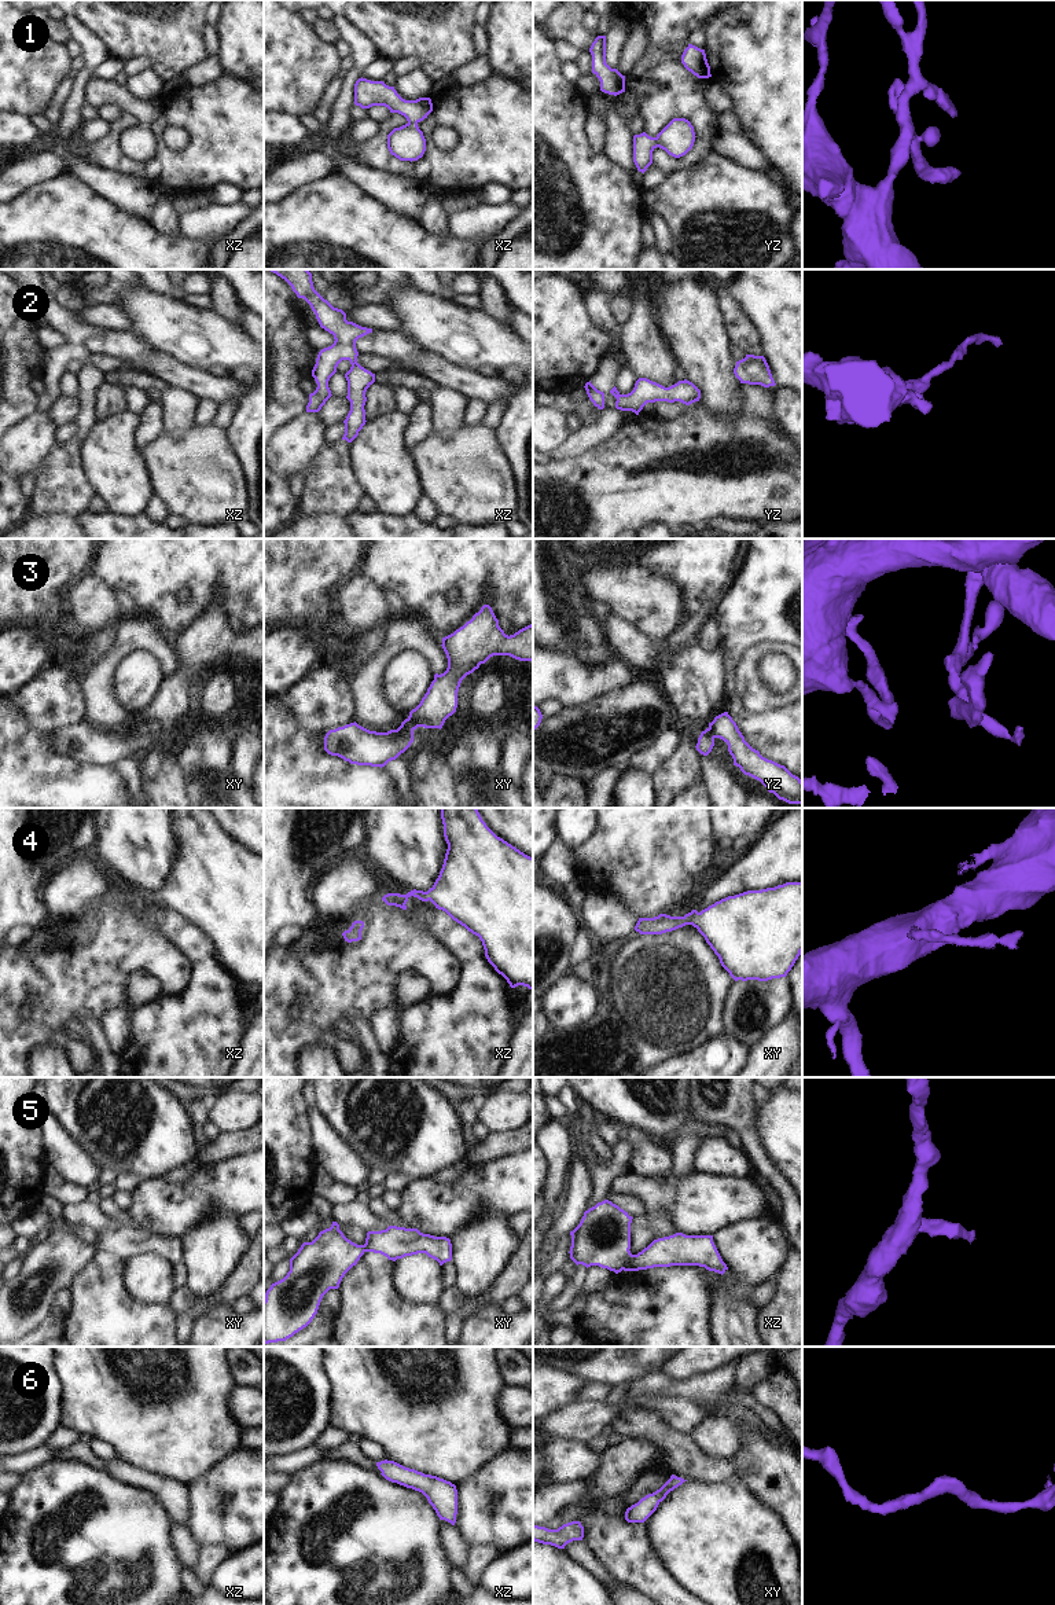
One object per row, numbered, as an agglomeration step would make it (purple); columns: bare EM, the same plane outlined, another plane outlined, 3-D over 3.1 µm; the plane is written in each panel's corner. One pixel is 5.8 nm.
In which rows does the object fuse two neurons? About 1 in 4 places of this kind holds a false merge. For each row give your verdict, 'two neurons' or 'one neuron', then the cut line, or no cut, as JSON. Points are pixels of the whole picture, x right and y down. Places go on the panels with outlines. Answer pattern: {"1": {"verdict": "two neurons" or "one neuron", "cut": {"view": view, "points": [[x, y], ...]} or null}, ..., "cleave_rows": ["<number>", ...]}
{"1": {"verdict": "one neuron", "cut": null}, "2": {"verdict": "one neuron", "cut": null}, "3": {"verdict": "two neurons", "cut": {"view": "xy", "points": [[399, 727], [412, 733]]}}, "4": {"verdict": "one neuron", "cut": null}, "5": {"verdict": "two neurons", "cut": {"view": "xz", "points": [[633, 1255], [622, 1269]]}}, "6": {"verdict": "one neuron", "cut": null}, "cleave_rows": ["3", "5"]}

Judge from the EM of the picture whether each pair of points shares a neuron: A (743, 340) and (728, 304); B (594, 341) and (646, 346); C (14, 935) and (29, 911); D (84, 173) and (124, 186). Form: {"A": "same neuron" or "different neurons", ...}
{"A": "same neuron", "B": "different neurons", "C": "different neurons", "D": "same neuron"}

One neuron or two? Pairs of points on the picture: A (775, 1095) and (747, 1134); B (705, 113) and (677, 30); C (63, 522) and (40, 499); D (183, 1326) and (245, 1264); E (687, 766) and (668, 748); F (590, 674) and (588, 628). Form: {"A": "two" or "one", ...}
{"A": "two", "B": "one", "C": "two", "D": "one", "E": "two", "F": "two"}

